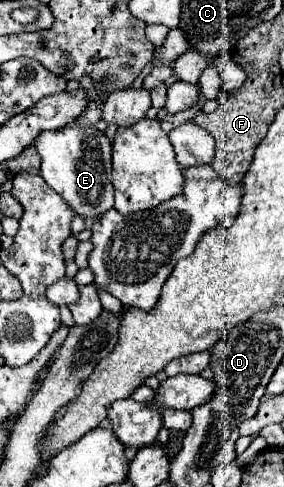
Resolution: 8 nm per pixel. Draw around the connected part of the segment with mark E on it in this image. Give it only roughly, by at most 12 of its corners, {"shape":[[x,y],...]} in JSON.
{"shape":[[83,117],[41,131],[39,175],[81,217],[113,207],[111,141]]}

